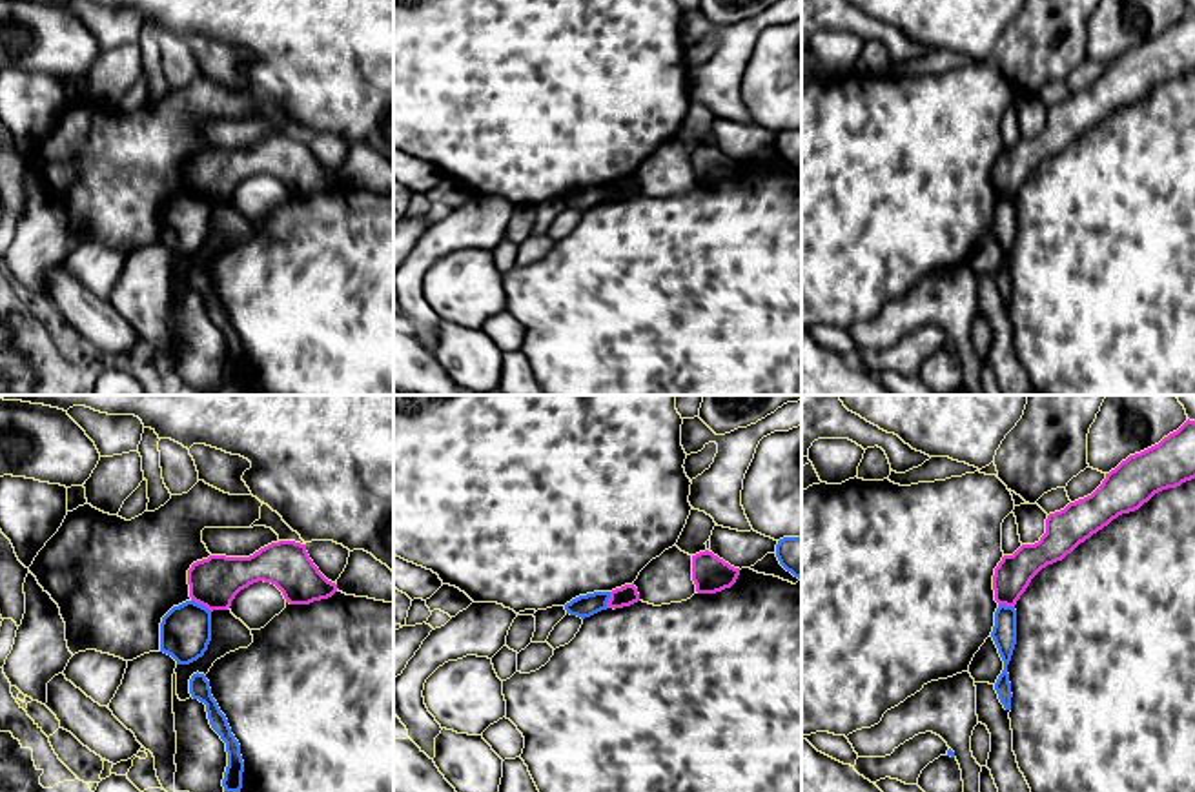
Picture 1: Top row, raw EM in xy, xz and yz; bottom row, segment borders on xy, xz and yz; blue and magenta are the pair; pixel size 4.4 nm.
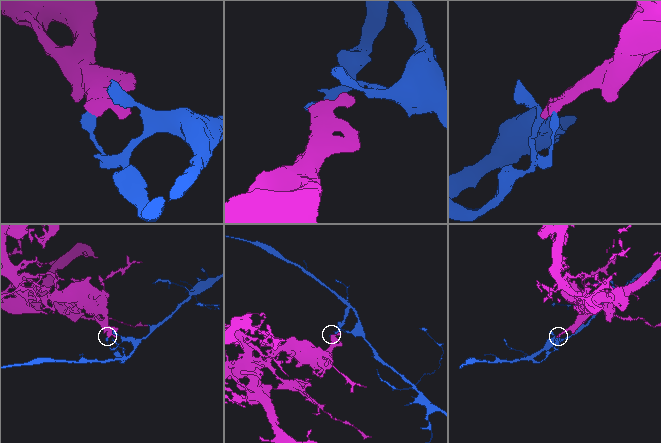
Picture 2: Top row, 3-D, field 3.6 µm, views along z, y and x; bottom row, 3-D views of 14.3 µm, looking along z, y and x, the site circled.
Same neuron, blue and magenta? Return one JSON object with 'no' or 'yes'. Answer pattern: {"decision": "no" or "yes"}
{"decision": "no"}

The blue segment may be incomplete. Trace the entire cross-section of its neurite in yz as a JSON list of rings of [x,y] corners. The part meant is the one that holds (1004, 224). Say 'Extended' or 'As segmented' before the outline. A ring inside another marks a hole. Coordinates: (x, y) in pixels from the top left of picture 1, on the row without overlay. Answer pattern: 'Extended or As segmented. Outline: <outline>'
As segmented. Outline: [[[998,197],[995,204],[995,218],[993,218],[991,229],[1004,253],[1004,262],[995,275],[995,282],[1004,300],[1011,302],[1013,286],[1011,286],[1007,257],[1011,253],[1011,248],[1016,237],[1016,202],[1015,198]]]

